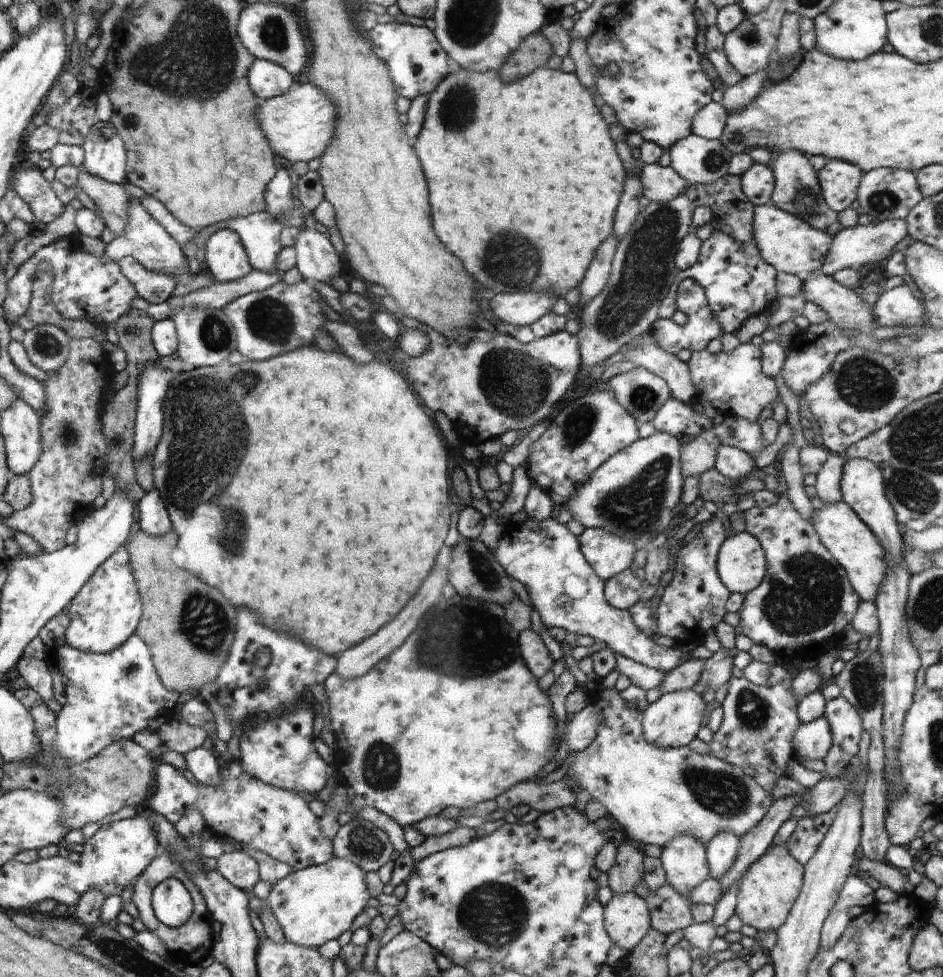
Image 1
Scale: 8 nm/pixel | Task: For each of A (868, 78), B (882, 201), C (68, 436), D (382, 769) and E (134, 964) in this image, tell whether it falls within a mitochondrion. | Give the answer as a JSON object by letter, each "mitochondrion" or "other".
{"A":"other","B":"mitochondrion","C":"mitochondrion","D":"mitochondrion","E":"mitochondrion"}

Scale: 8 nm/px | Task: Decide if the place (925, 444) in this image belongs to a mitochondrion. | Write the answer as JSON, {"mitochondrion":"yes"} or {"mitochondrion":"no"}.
{"mitochondrion":"yes"}

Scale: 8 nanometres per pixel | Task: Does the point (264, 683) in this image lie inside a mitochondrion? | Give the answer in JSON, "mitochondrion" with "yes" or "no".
{"mitochondrion":"yes"}

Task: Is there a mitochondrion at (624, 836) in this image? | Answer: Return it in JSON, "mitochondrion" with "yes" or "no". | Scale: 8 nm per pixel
{"mitochondrion":"no"}

